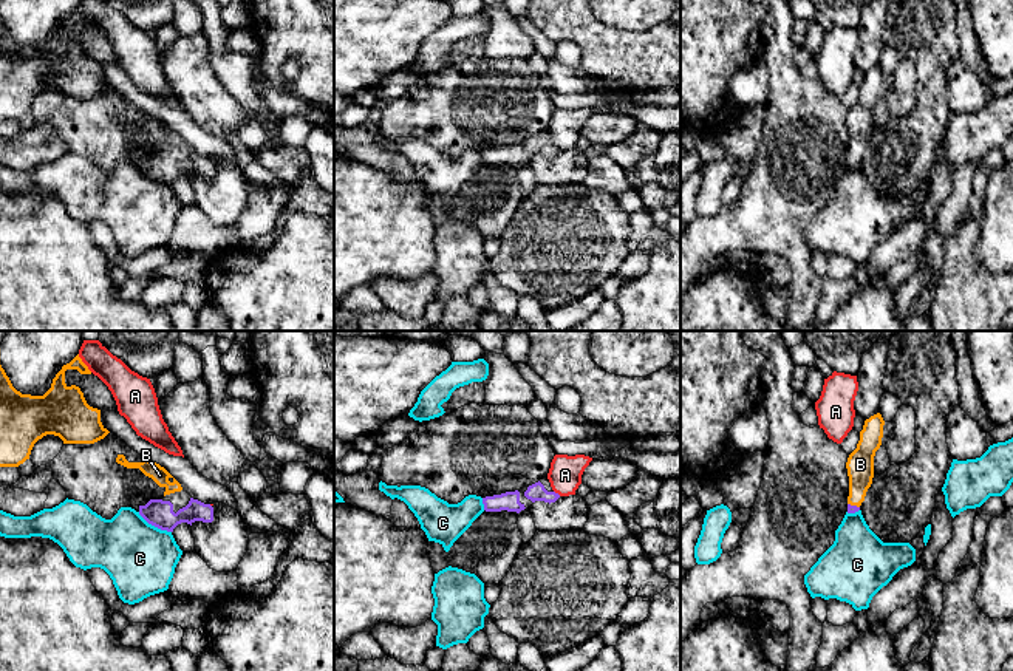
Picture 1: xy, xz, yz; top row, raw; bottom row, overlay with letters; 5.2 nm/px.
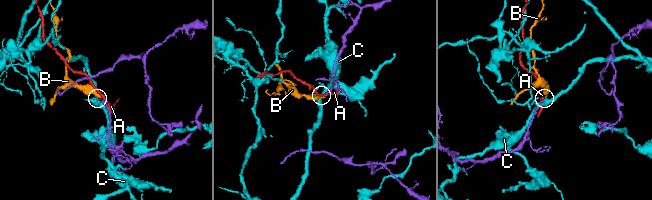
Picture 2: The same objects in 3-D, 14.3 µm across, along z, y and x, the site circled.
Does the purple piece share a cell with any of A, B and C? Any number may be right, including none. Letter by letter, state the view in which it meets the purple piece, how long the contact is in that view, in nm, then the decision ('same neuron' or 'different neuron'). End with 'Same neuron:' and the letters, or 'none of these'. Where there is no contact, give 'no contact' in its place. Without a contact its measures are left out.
A: xz | 50 nm | different neuron
B: yz | 70 nm | same neuron
C: xy | 200 nm | different neuron
Same neuron: B

